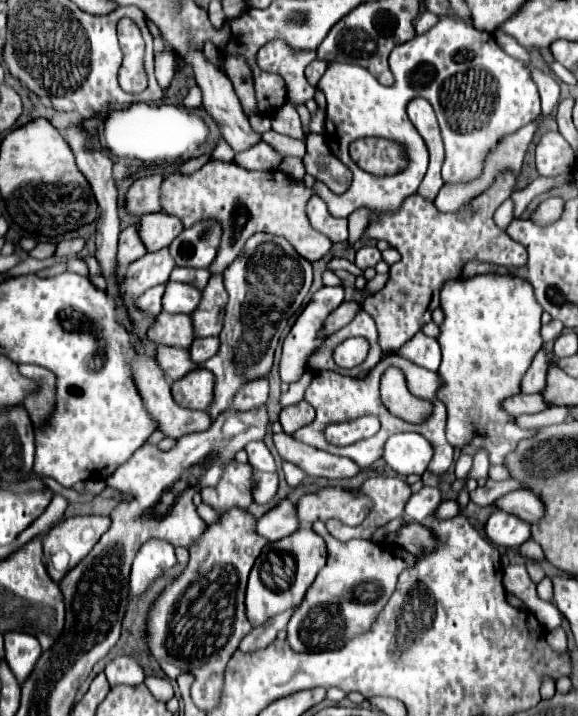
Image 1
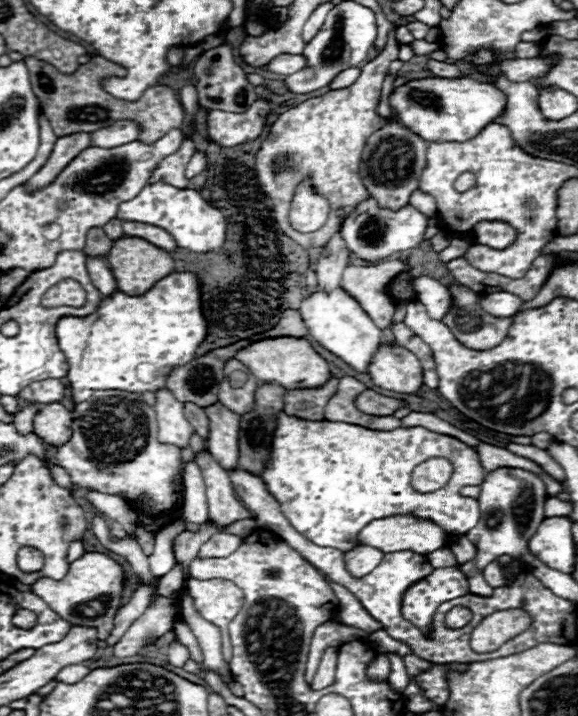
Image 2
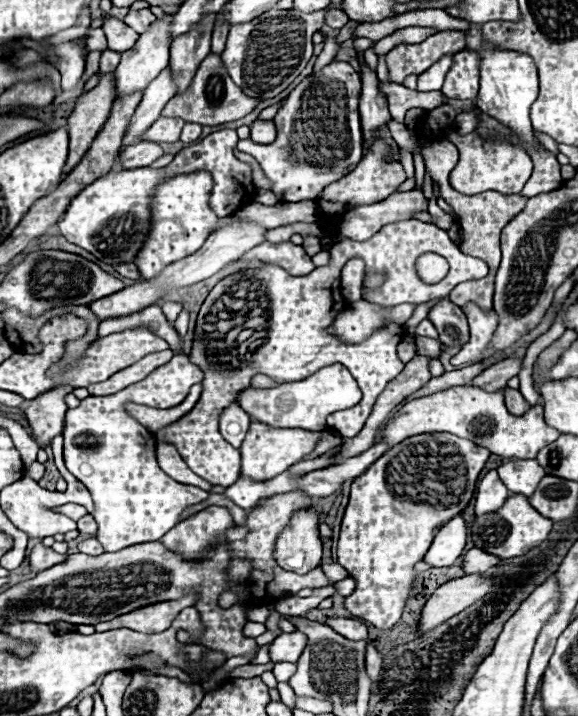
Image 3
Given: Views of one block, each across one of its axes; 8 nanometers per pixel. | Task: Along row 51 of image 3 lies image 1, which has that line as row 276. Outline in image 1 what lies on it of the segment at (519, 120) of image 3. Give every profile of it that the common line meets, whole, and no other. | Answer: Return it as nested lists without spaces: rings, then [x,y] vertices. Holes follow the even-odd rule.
[[[486,274],[486,276],[472,276],[472,278],[464,278],[464,280],[452,280],[452,282],[446,282],[442,292],[440,292],[440,308],[444,310],[444,322],[440,324],[440,334],[438,334],[438,344],[442,348],[442,364],[438,368],[438,374],[442,376],[444,380],[444,386],[442,390],[438,392],[438,398],[446,404],[448,408],[448,426],[446,426],[446,438],[448,442],[458,448],[462,454],[468,454],[468,456],[474,456],[478,450],[486,450],[488,452],[488,458],[490,458],[490,464],[502,464],[506,466],[506,456],[510,452],[516,450],[518,442],[526,440],[526,438],[534,438],[534,434],[538,434],[538,430],[524,430],[516,424],[516,418],[510,416],[504,408],[502,408],[502,402],[506,398],[512,398],[516,394],[520,394],[520,382],[534,358],[534,354],[542,348],[542,338],[540,338],[540,316],[542,316],[542,308],[538,306],[538,302],[534,300],[534,292],[532,292],[532,286],[520,278],[514,278],[514,276],[498,276],[498,274]]]

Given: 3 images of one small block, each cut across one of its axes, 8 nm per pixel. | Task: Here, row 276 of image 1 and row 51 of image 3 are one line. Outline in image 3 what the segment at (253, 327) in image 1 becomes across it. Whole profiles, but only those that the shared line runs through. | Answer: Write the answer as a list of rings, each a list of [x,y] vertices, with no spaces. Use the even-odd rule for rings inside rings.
[[[272,8],[246,24],[236,24],[228,32],[222,62],[242,92],[250,98],[266,100],[278,96],[304,70],[312,56],[312,34],[324,26],[324,10],[318,14],[298,14],[298,10]]]

